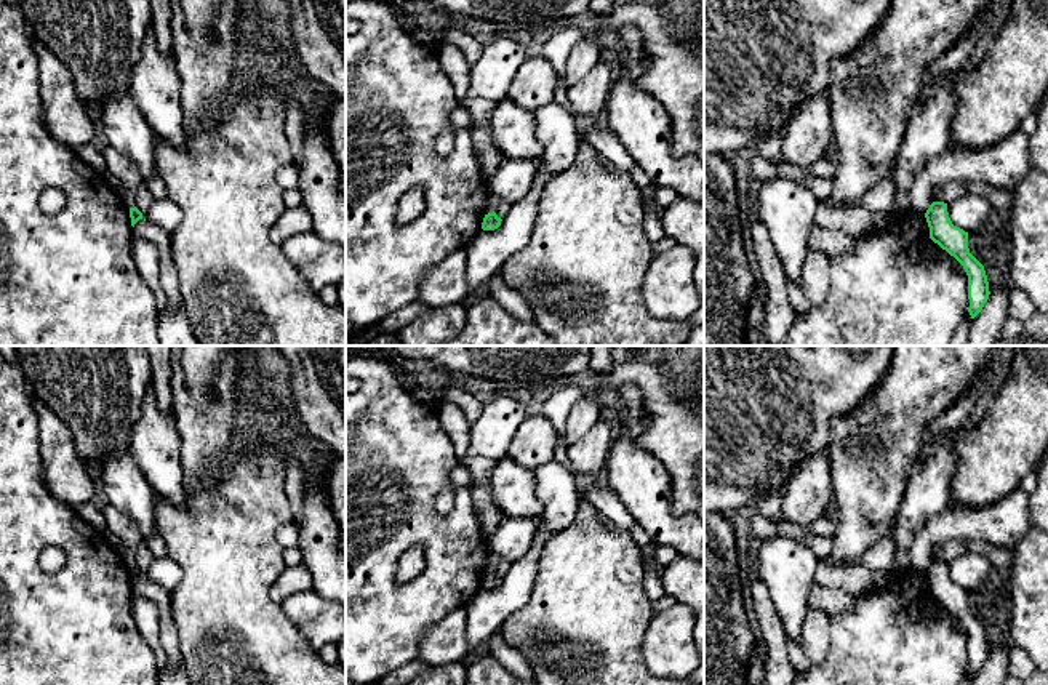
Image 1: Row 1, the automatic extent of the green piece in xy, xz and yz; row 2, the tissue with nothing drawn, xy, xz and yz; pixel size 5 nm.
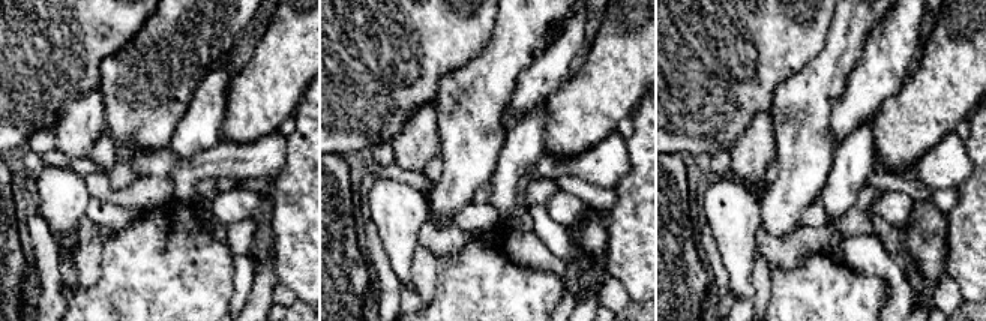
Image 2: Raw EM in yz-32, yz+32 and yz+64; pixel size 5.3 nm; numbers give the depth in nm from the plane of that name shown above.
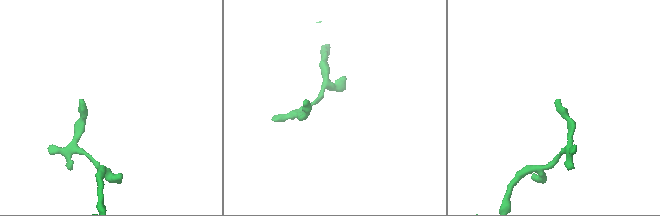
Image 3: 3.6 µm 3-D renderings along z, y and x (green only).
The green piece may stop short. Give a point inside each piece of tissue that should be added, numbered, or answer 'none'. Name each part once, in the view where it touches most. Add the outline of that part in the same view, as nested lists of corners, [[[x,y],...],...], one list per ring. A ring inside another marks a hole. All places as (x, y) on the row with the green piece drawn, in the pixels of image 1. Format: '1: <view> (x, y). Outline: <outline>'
none

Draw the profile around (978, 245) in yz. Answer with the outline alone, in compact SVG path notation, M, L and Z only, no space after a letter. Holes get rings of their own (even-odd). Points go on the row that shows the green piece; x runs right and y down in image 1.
M990 226L968 234L968 248L970 248L970 253L976 259L990 256L989 254L989 243L987 243L989 230L990 230Z

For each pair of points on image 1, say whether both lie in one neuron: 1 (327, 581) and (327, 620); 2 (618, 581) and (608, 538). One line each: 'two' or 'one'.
1: two
2: one

